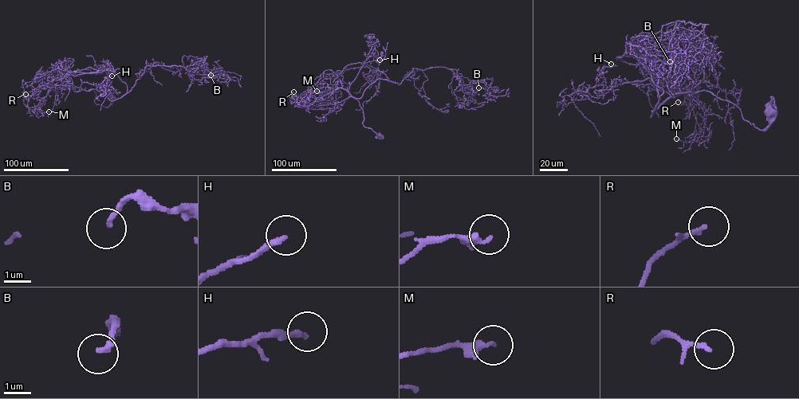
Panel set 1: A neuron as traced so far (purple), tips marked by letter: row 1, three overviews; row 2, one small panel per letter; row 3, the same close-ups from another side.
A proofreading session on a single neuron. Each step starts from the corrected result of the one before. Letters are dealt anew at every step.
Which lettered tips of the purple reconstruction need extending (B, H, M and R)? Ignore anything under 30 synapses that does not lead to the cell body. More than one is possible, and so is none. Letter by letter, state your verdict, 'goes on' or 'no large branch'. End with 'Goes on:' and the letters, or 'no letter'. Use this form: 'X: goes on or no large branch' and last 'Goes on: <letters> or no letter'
B: no large branch
H: goes on
M: no large branch
R: no large branch
Goes on: H

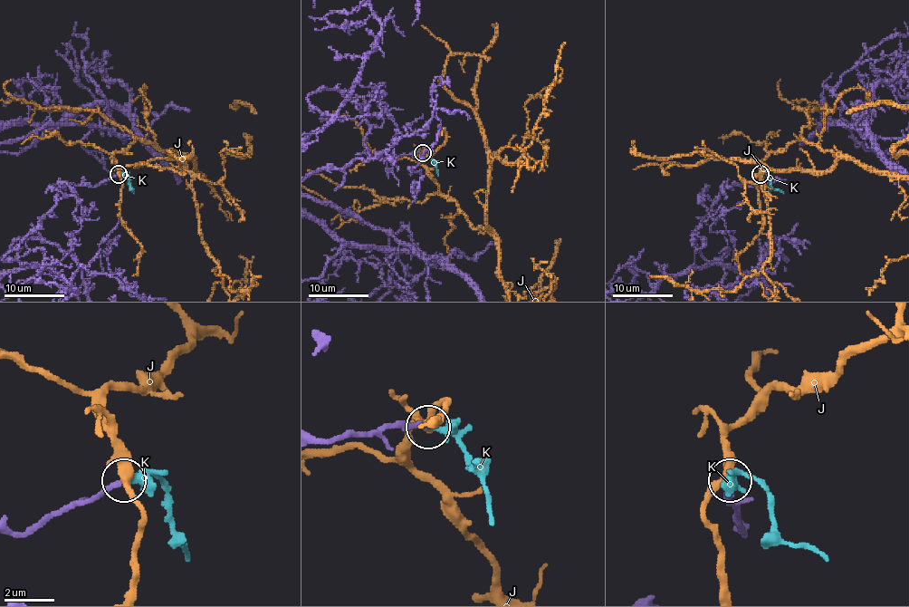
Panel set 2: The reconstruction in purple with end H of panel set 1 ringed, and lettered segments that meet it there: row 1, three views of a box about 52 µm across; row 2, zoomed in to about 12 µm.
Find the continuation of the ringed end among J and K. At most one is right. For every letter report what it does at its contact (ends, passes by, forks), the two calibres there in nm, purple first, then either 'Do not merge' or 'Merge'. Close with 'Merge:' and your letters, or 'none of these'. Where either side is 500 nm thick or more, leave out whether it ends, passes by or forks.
J: It forks there. Thickness 240 nm (purple) against 280 nm. Do not merge
K: It ends there. Thickness 220 nm (purple) against 360 nm. Merge
Merge: K

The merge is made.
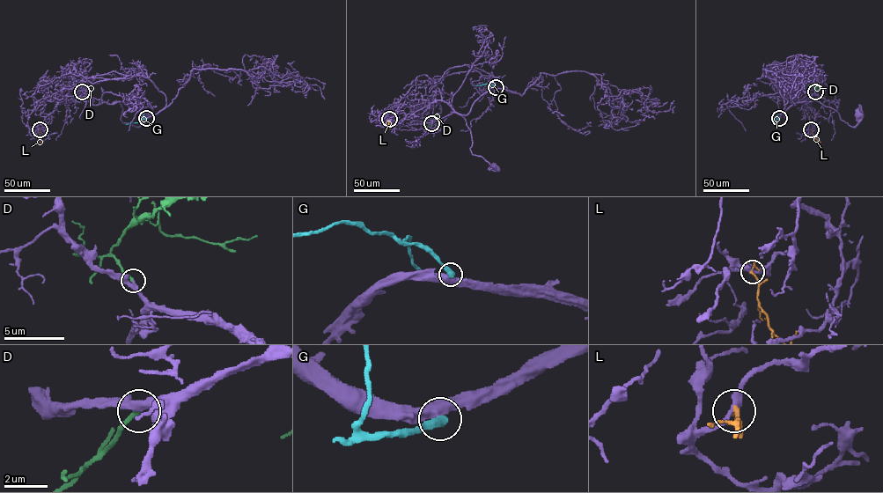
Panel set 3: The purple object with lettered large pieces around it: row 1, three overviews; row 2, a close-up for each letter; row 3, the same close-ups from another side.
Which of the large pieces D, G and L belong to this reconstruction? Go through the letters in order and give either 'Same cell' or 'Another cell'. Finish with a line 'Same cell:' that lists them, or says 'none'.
D: Same cell
G: Another cell
L: Another cell
Same cell: D

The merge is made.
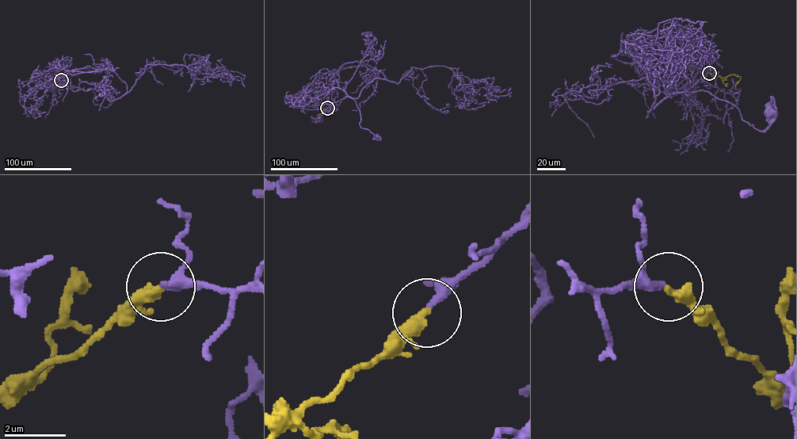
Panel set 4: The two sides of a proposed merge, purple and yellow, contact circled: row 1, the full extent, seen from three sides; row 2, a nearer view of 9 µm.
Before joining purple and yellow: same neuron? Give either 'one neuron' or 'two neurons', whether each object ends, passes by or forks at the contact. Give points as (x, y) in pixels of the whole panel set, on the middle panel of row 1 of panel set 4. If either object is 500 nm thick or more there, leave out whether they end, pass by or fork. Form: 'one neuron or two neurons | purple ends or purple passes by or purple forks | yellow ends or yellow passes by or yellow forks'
one neuron | purple passes by | yellow ends

